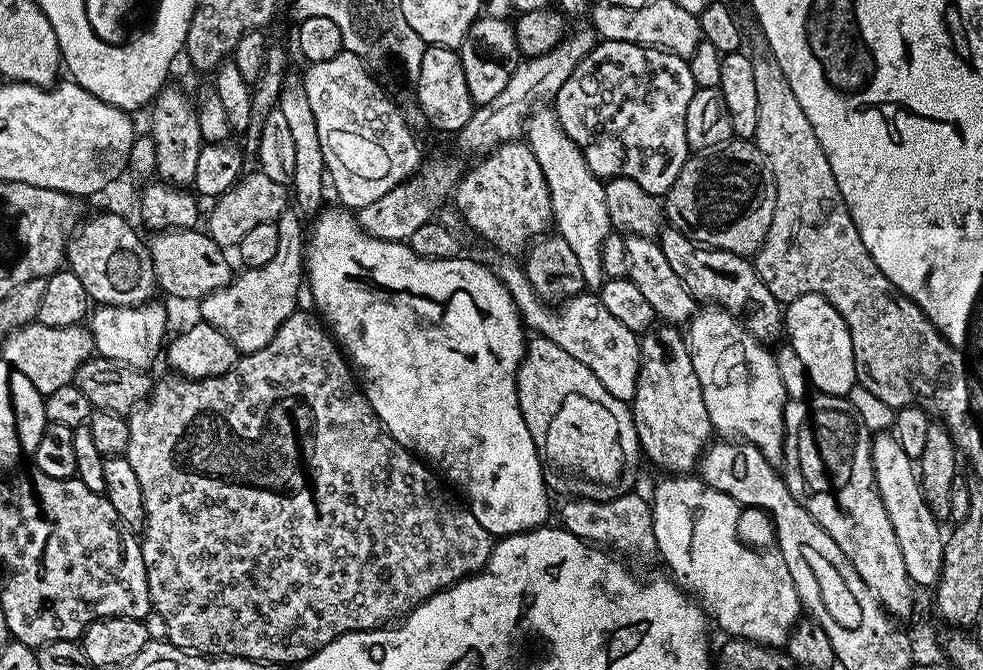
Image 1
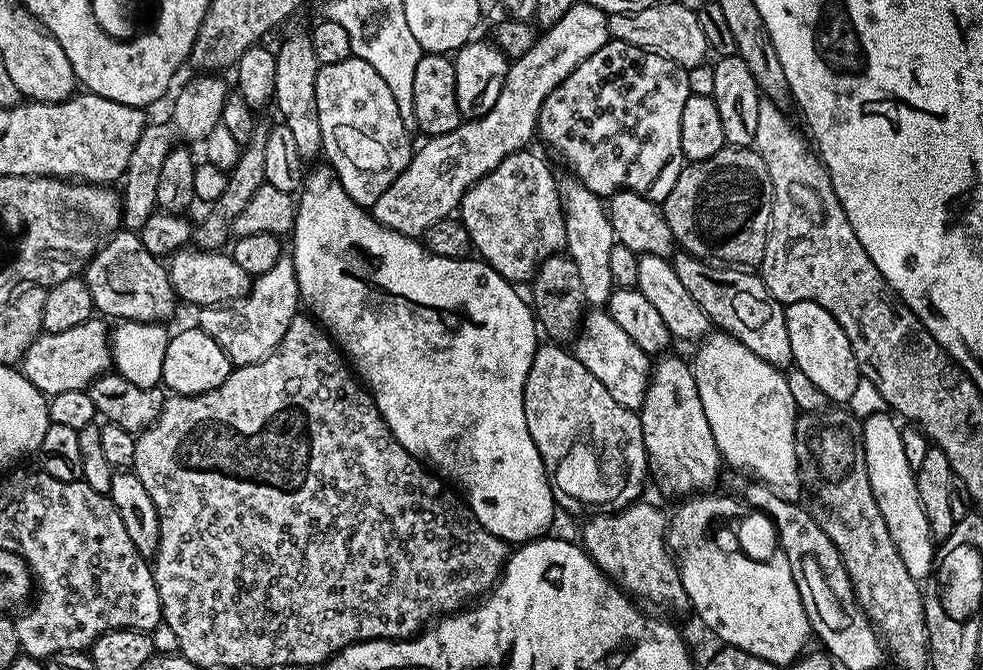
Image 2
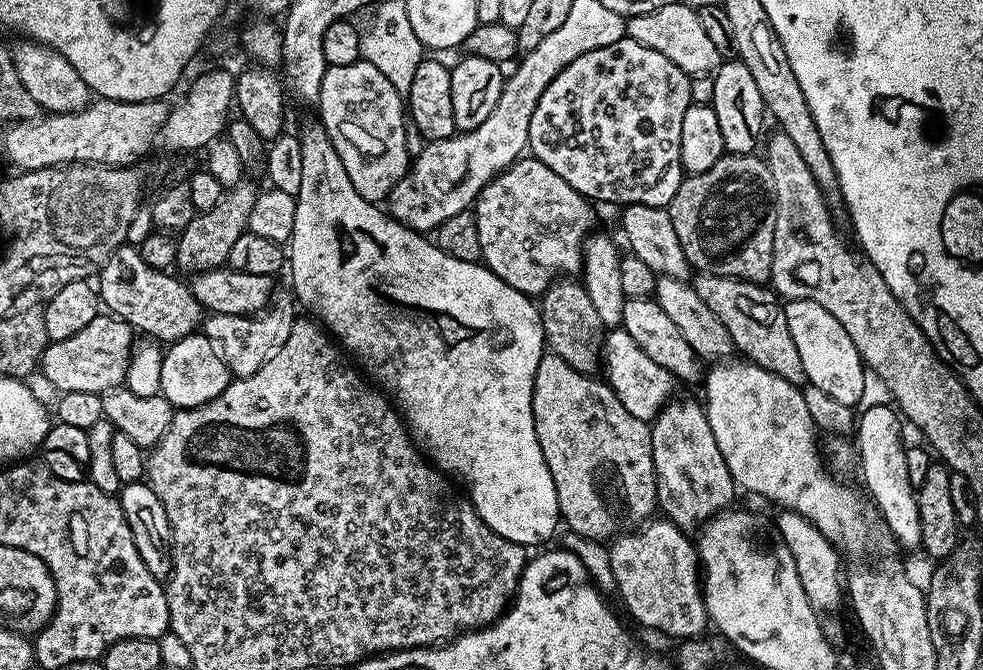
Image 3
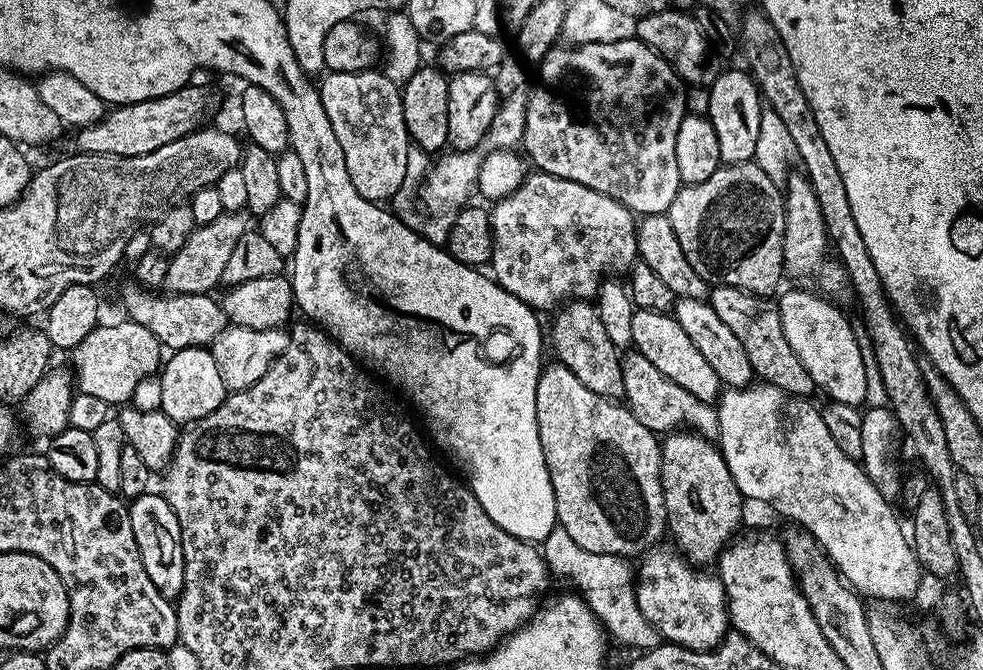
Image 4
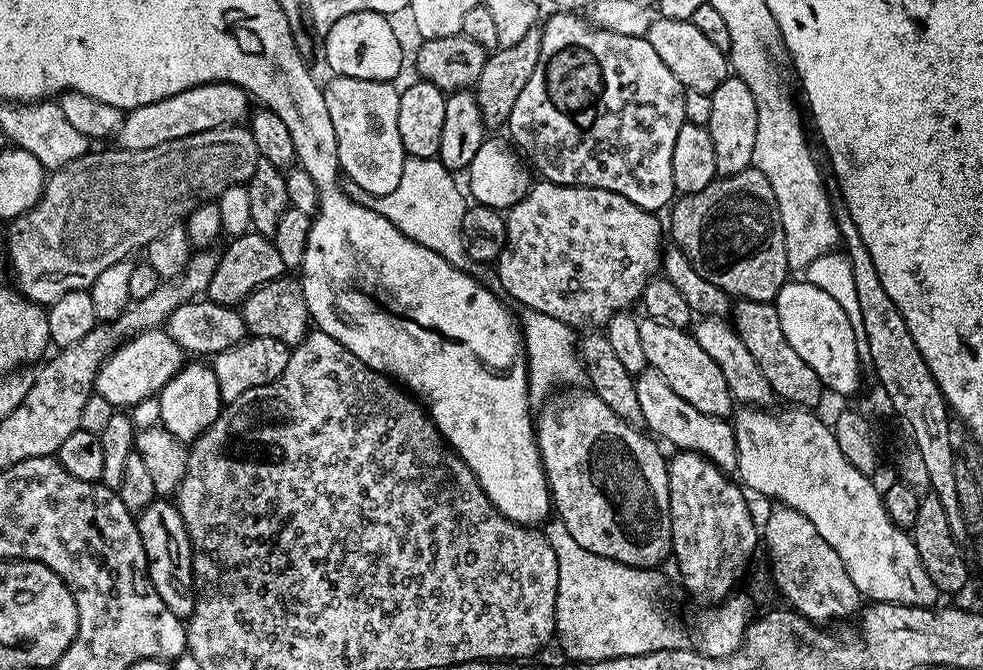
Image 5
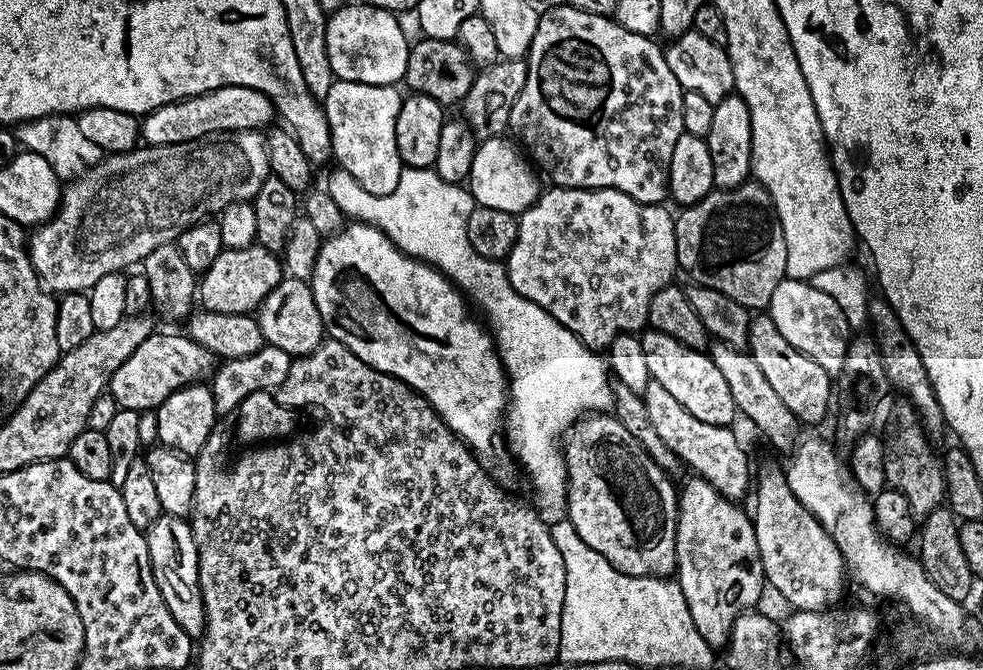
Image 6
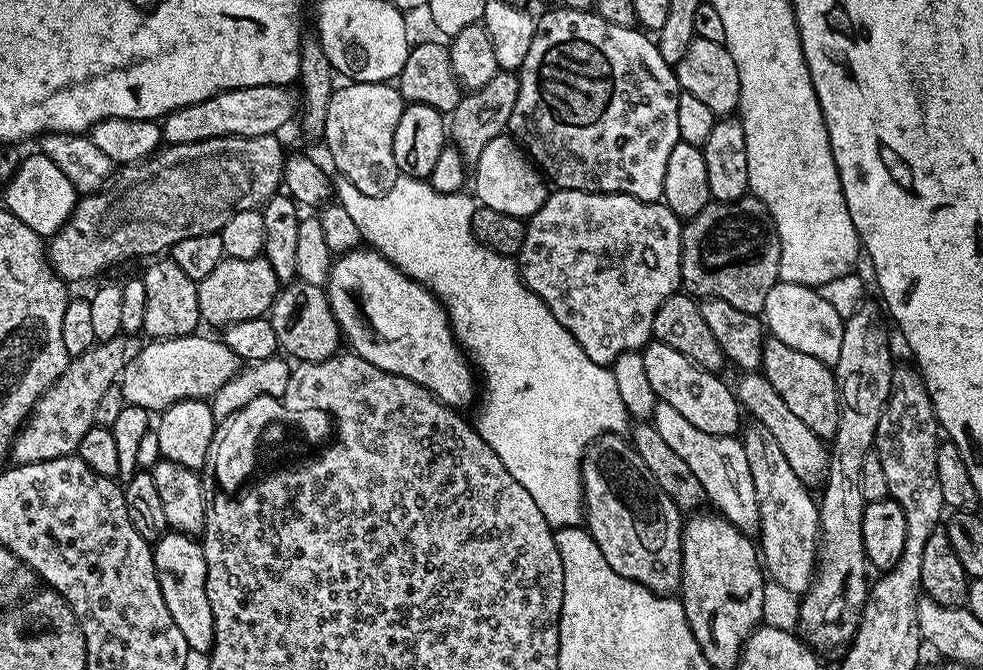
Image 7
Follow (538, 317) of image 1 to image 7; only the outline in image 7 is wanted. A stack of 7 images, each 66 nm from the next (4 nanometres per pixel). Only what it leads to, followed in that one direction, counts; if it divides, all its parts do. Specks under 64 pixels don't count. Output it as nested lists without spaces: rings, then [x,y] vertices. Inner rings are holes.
[[[657,403],[650,422],[658,434],[662,434],[662,439],[694,470],[707,503],[712,503],[716,507],[713,509],[740,532],[755,533],[760,527],[759,506],[743,443],[736,436],[705,434],[669,404]]]

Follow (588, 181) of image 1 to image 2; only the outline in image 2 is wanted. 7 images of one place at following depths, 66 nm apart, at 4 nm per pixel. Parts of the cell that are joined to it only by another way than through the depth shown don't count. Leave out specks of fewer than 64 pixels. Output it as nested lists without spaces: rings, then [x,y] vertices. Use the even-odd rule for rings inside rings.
[[[565,175],[559,181],[560,198],[564,205],[566,222],[566,254],[578,266],[578,275],[582,282],[582,294],[592,306],[607,305],[614,287],[610,278],[610,250],[618,243],[612,223],[608,217],[605,201],[594,195],[582,181],[575,176]]]

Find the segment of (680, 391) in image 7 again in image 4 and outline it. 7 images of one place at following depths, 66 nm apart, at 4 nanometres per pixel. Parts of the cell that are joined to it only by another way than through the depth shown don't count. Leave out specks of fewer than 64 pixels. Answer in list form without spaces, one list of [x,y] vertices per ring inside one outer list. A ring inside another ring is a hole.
[[[637,310],[634,314],[634,326],[630,329],[632,334],[631,347],[640,352],[648,361],[662,370],[670,382],[678,382],[682,390],[690,390],[694,398],[712,404],[722,391],[722,383],[713,367],[706,362],[701,351],[697,349],[690,337],[678,326],[675,315],[654,310]]]

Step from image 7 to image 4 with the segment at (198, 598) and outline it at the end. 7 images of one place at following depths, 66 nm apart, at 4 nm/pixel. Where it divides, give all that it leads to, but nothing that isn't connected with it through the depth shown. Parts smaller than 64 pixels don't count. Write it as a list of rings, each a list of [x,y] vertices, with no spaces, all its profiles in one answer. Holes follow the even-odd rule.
[[[149,490],[128,504],[128,517],[134,530],[134,542],[138,542],[142,566],[146,566],[146,574],[150,574],[150,582],[158,586],[158,590],[166,599],[175,601],[184,588],[186,578],[178,514],[170,510],[170,502],[166,502],[166,498],[159,491]]]

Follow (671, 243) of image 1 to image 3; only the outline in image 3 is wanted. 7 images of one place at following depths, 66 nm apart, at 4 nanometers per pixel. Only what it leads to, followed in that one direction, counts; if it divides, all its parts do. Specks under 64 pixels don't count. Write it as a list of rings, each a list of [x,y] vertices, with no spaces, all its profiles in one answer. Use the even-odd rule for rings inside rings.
[[[709,272],[699,273],[695,278],[694,287],[698,297],[706,302],[718,321],[726,326],[735,351],[743,359],[749,364],[762,366],[762,370],[770,370],[770,374],[778,374],[778,378],[786,378],[786,382],[791,384],[800,386],[805,383],[802,358],[798,358],[794,338],[790,338],[790,326],[786,326],[783,307],[779,303],[776,305],[775,299],[759,300],[756,295],[762,292],[761,285],[747,284],[745,280]]]

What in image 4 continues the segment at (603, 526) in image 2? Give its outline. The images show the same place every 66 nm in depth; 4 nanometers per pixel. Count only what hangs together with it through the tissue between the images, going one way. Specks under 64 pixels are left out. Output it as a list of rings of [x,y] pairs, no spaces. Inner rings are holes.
[[[657,546],[651,552],[643,553],[639,561],[640,572],[635,577],[636,601],[638,608],[650,626],[654,626],[661,637],[669,644],[681,644],[687,649],[708,652],[713,650],[724,640],[728,633],[730,621],[728,619],[728,604],[725,594],[725,587],[722,586],[717,575],[706,573],[708,571],[694,567],[689,561],[685,560],[679,551],[671,547]]]

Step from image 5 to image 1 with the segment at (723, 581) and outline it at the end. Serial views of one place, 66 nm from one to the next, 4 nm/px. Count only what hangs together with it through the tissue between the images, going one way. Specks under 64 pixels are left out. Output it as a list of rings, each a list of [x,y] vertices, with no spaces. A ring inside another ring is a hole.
[[[653,326],[643,333],[640,340],[640,369],[636,383],[636,396],[630,402],[634,426],[638,434],[640,451],[652,464],[657,464],[668,474],[688,474],[697,467],[710,443],[714,429],[710,422],[710,414],[706,414],[706,402],[702,398],[702,386],[698,382],[698,374],[694,374],[692,351],[688,349],[687,339],[681,329],[676,326]]]

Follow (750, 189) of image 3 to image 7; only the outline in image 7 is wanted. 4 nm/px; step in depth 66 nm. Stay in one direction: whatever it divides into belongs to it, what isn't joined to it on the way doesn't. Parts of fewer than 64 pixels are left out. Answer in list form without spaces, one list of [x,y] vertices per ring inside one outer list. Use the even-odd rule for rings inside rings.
[[[749,194],[729,204],[710,202],[698,214],[687,217],[680,237],[682,238],[682,262],[680,278],[682,288],[693,298],[722,298],[738,310],[753,314],[763,313],[766,294],[780,280],[780,239],[776,223],[761,200]]]

